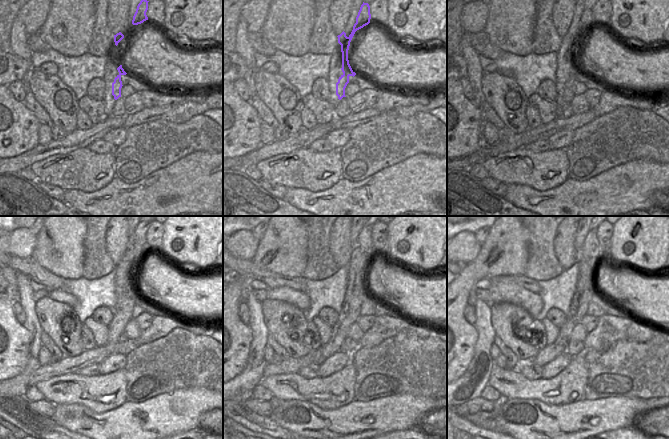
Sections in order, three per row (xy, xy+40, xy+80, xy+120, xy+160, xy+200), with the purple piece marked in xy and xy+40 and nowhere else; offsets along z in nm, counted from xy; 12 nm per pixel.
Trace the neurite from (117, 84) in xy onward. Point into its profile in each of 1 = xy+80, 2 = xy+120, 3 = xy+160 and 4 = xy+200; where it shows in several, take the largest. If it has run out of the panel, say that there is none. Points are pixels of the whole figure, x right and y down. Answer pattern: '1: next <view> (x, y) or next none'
1: next xy+80 (573, 68)
2: next xy+120 (128, 269)
3: next xy+160 (357, 290)
4: next xy+200 (583, 293)

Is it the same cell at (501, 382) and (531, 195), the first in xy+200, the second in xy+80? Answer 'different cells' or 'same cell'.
different cells

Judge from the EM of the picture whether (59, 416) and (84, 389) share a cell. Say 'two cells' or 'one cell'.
two cells

